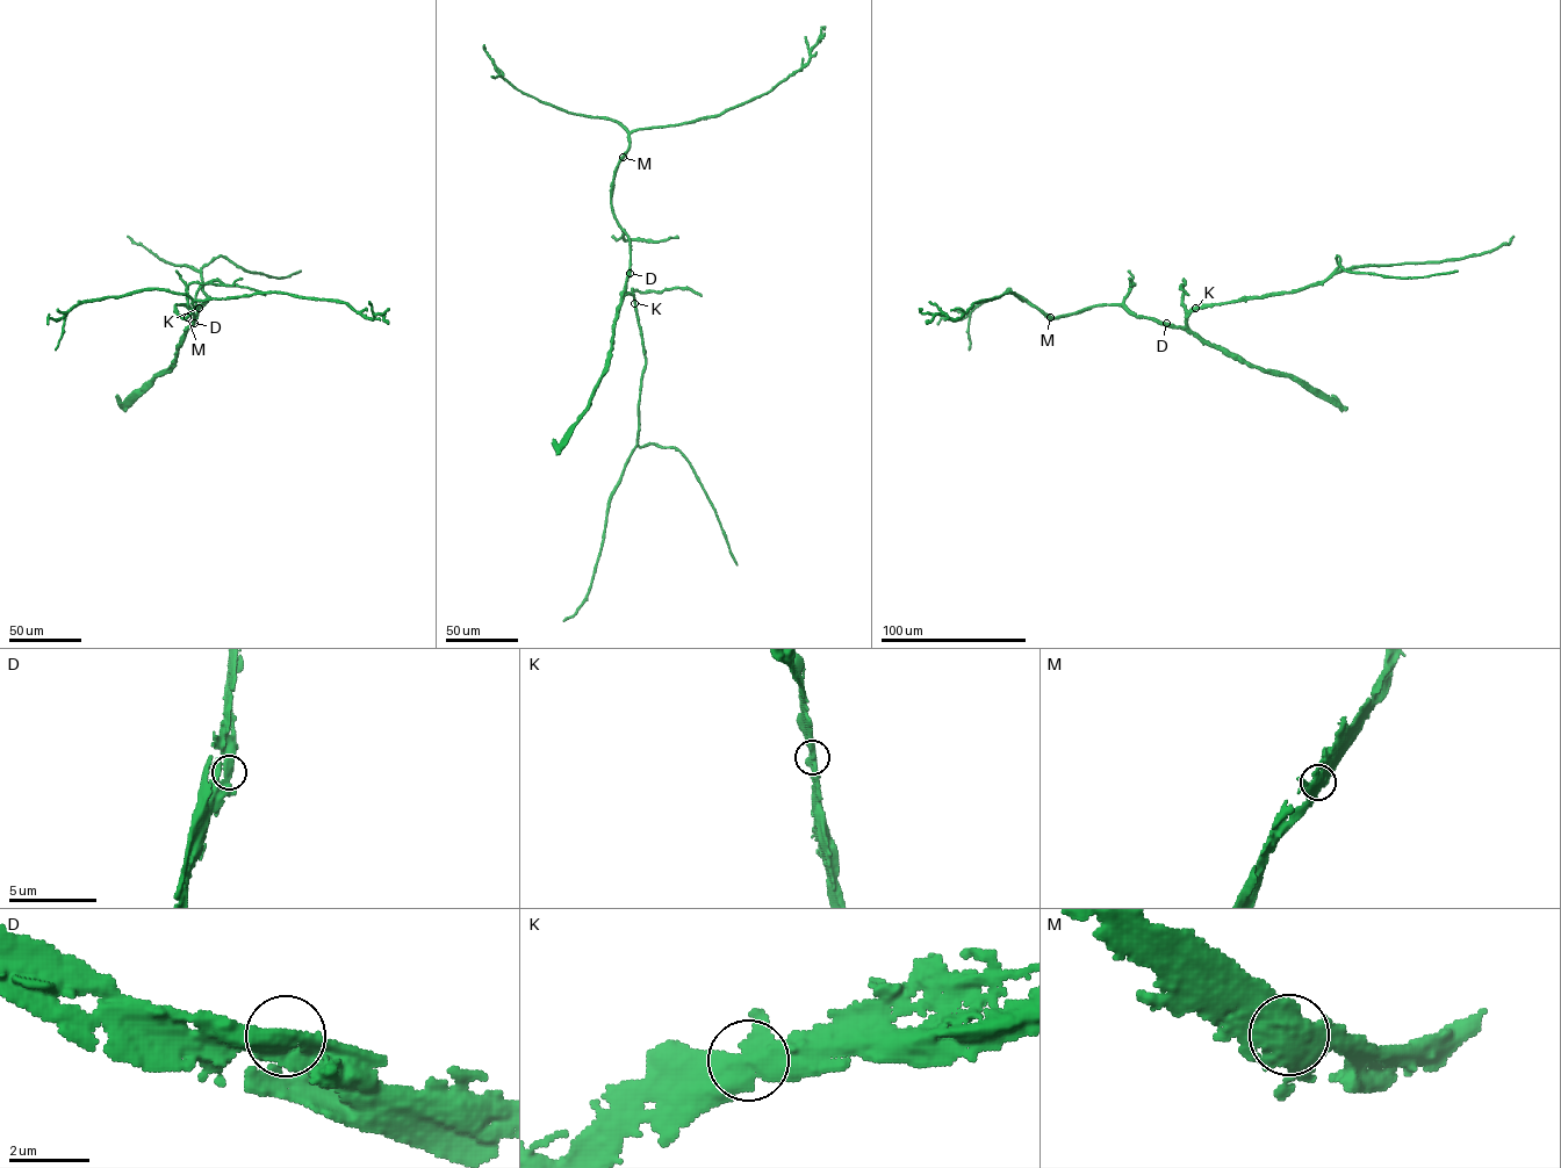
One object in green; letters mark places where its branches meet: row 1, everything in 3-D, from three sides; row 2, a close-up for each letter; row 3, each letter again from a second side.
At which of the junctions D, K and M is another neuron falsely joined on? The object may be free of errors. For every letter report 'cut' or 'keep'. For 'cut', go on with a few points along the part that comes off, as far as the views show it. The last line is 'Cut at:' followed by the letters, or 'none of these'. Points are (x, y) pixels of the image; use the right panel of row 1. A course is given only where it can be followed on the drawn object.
D: keep
K: keep
M: keep
Cut at: none of these

